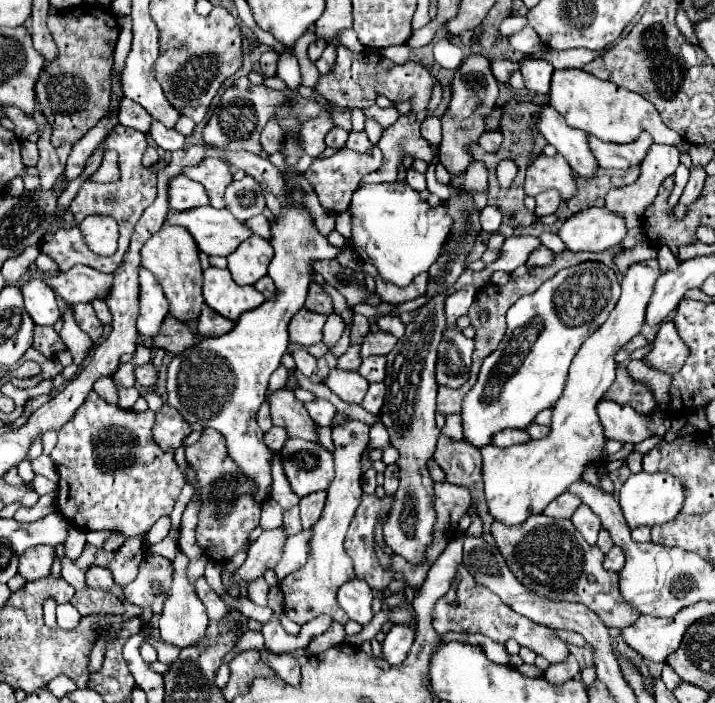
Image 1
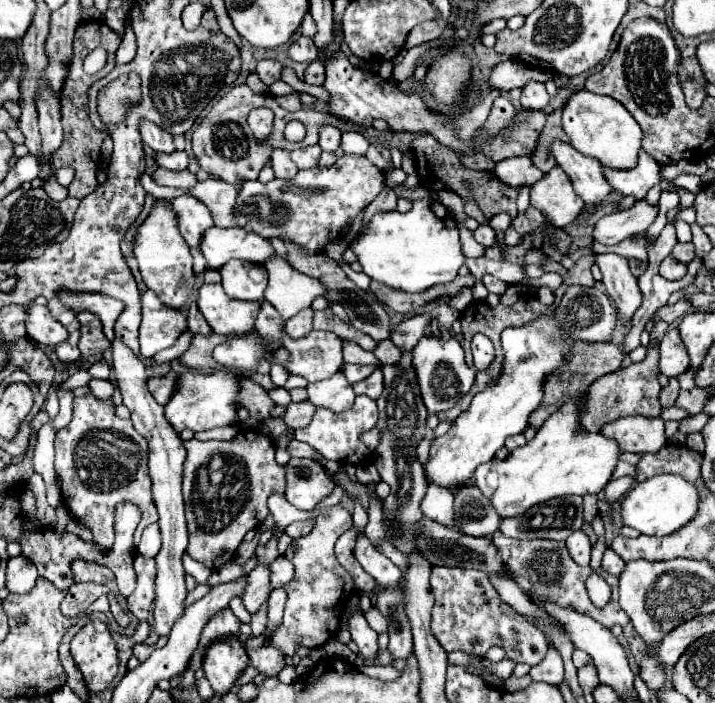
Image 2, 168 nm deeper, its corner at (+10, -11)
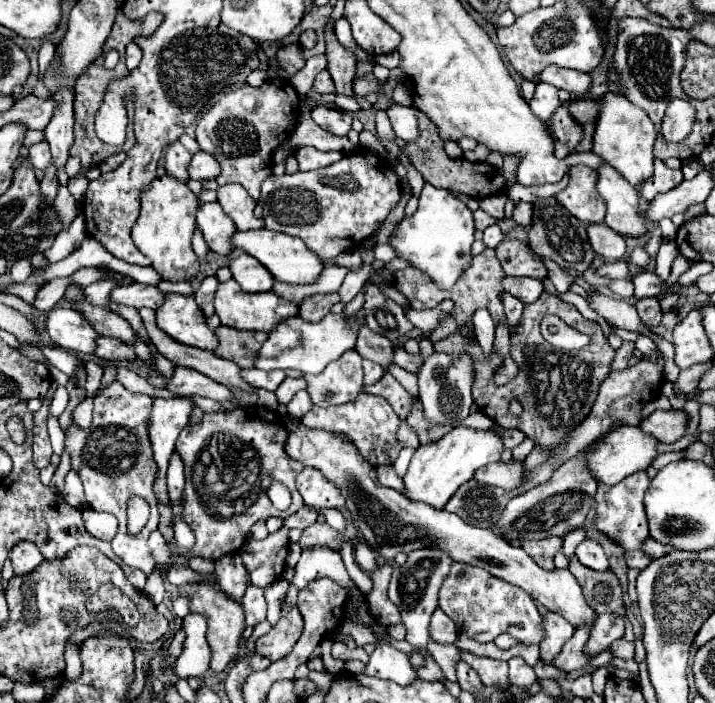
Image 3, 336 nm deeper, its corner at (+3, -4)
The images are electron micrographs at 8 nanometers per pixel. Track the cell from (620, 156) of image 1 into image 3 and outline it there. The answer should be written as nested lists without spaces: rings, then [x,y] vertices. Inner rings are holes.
[[[655,160],[655,172],[651,178],[641,182],[641,196],[645,200],[651,200],[657,192],[667,192],[669,188],[675,188],[683,180],[681,170],[671,170],[665,166],[663,160]]]

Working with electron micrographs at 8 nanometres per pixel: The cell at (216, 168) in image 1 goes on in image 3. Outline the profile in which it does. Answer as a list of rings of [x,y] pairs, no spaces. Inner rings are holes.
[[[225,184],[217,188],[217,202],[225,210],[225,214],[235,222],[237,230],[263,228],[263,220],[253,216],[255,200],[241,188],[241,184]]]

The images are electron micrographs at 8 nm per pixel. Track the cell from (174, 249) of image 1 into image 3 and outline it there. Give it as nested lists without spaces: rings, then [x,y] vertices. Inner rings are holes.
[[[167,174],[155,178],[141,194],[141,216],[133,226],[133,242],[151,260],[151,266],[163,280],[191,282],[199,274],[199,258],[191,246],[197,204],[199,200],[187,184]]]

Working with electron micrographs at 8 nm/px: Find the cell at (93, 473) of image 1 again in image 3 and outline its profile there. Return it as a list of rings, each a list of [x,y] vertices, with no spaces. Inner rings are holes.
[[[115,380],[113,384],[109,384],[107,388],[101,388],[93,396],[93,406],[95,406],[93,408],[93,422],[91,422],[89,428],[81,428],[75,422],[71,422],[71,426],[67,428],[67,432],[65,432],[65,452],[69,452],[71,466],[73,466],[73,470],[77,470],[77,474],[79,474],[83,486],[85,486],[87,504],[97,512],[111,512],[119,520],[117,536],[111,540],[113,552],[125,564],[133,566],[133,568],[139,568],[145,574],[149,574],[149,568],[153,568],[153,558],[149,556],[149,550],[147,550],[147,536],[159,524],[159,506],[157,506],[157,500],[153,496],[153,480],[155,480],[157,464],[153,460],[153,450],[151,450],[151,440],[149,440],[149,414],[151,414],[151,408],[153,408],[153,398],[145,396],[145,394],[133,394],[133,392],[125,390],[123,384],[119,384]],[[129,496],[141,496],[151,506],[149,522],[145,524],[145,528],[137,536],[129,536],[127,530],[125,530],[125,526],[127,526],[125,502],[127,502]]]

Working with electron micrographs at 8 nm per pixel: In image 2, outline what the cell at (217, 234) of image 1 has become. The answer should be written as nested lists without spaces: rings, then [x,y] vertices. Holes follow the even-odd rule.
[[[242,227],[208,229],[200,243],[200,251],[204,253],[210,269],[220,269],[228,259],[244,259],[250,263],[264,265],[276,255],[268,239],[248,233]]]

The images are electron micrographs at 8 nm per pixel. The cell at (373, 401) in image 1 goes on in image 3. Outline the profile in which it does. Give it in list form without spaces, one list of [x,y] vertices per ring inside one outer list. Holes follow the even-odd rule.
[[[361,392],[357,396],[357,400],[355,402],[349,402],[349,404],[329,406],[329,408],[313,406],[307,412],[307,416],[301,418],[301,424],[307,426],[307,428],[315,428],[315,430],[327,430],[327,432],[345,434],[359,448],[361,456],[371,466],[393,464],[395,458],[397,458],[397,454],[399,454],[399,450],[401,450],[401,446],[397,444],[397,438],[395,438],[395,430],[397,430],[397,424],[399,424],[399,416],[391,408],[391,404],[385,398],[381,398],[381,396],[373,396],[373,394]]]

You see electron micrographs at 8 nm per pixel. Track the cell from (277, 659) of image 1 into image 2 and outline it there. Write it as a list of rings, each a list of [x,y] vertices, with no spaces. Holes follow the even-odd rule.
[[[274,645],[248,649],[248,657],[250,657],[250,663],[260,673],[264,673],[268,677],[276,677],[284,669],[284,665],[286,665],[282,651],[278,651],[278,647],[274,647]]]

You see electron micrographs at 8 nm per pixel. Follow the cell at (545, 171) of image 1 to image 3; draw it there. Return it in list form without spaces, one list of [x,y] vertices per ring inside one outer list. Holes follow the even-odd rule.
[[[573,166],[569,172],[569,184],[557,192],[555,198],[581,222],[601,222],[605,218],[605,202],[595,190],[597,172],[589,166]]]

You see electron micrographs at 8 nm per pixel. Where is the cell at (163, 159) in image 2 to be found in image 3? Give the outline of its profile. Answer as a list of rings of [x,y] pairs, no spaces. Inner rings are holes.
[[[199,150],[193,154],[189,166],[187,166],[187,172],[189,172],[189,178],[193,180],[205,180],[205,178],[215,178],[217,172],[219,172],[219,164],[217,160],[213,160],[211,154]]]

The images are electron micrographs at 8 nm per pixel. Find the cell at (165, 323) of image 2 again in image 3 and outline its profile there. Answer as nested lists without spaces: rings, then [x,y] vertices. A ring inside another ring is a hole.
[[[165,294],[163,304],[157,308],[157,326],[181,344],[203,350],[217,348],[217,338],[207,328],[205,316],[201,316],[193,296]]]

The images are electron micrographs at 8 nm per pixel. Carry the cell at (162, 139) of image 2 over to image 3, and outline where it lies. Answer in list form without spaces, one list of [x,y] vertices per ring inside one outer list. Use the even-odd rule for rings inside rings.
[[[175,140],[173,144],[167,146],[167,152],[165,152],[165,168],[167,168],[167,174],[179,178],[181,182],[185,182],[189,176],[187,176],[187,164],[191,160],[191,152],[179,142]]]

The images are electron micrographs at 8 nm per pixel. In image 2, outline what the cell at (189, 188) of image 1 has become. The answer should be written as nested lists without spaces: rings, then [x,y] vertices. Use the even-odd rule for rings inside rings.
[[[182,195],[172,201],[174,211],[178,213],[178,227],[182,237],[190,247],[198,247],[206,229],[214,225],[208,207],[192,195]]]

